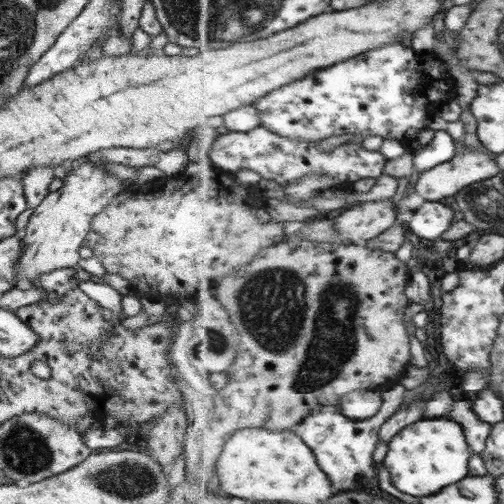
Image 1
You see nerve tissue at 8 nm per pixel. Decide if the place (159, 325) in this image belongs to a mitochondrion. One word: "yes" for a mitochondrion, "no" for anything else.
no

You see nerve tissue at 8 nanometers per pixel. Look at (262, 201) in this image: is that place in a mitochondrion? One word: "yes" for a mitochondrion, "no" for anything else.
no

